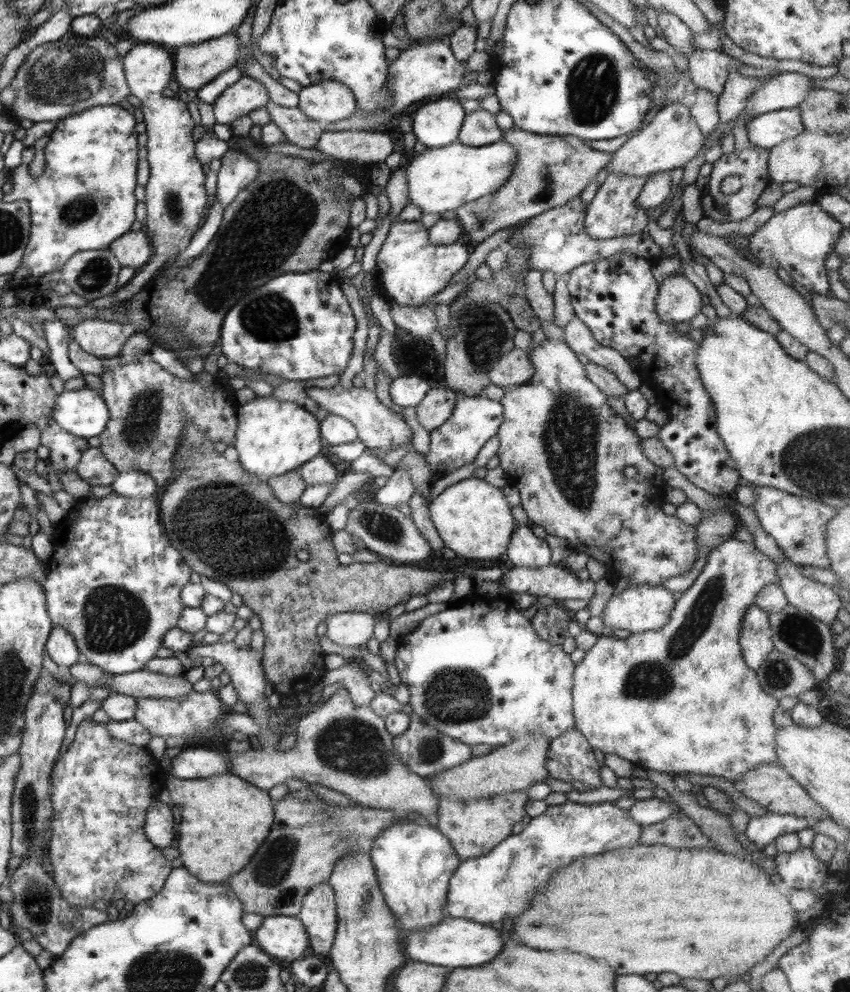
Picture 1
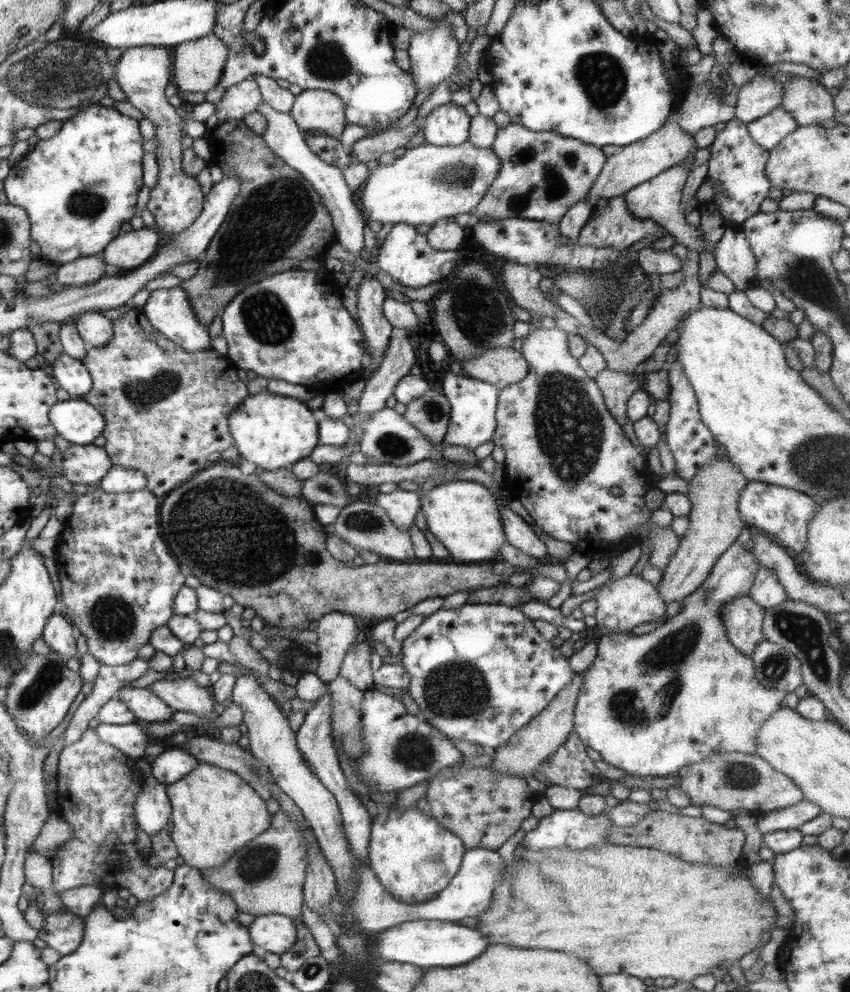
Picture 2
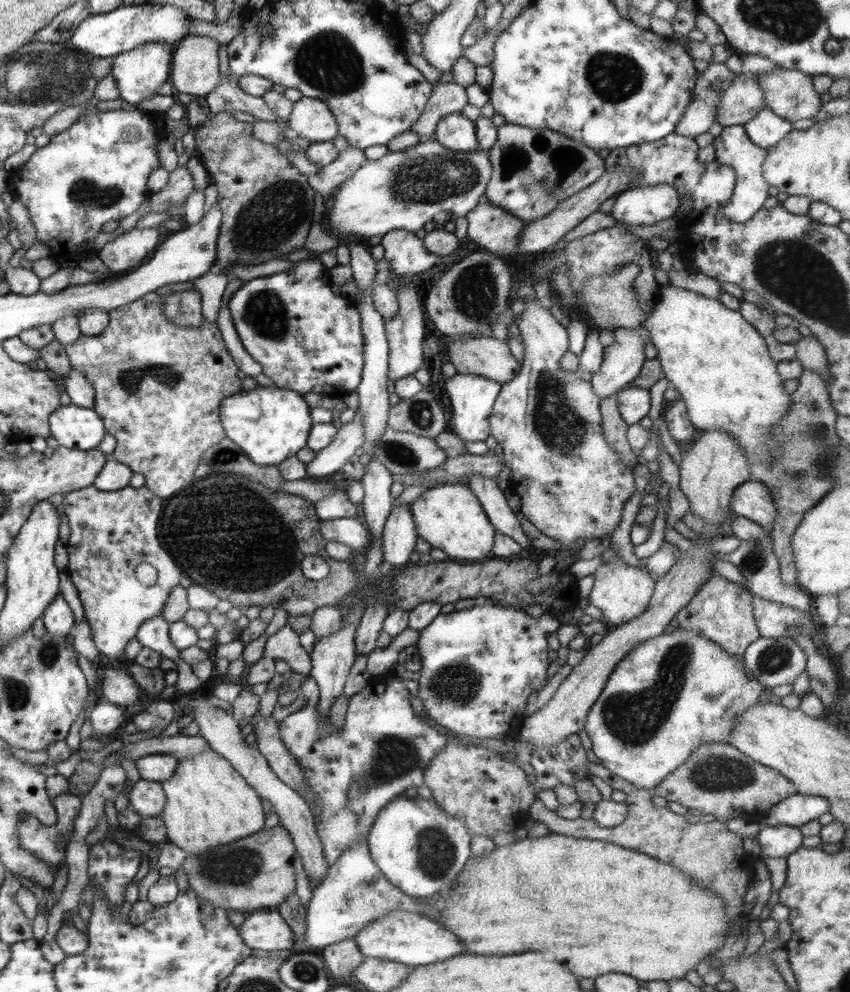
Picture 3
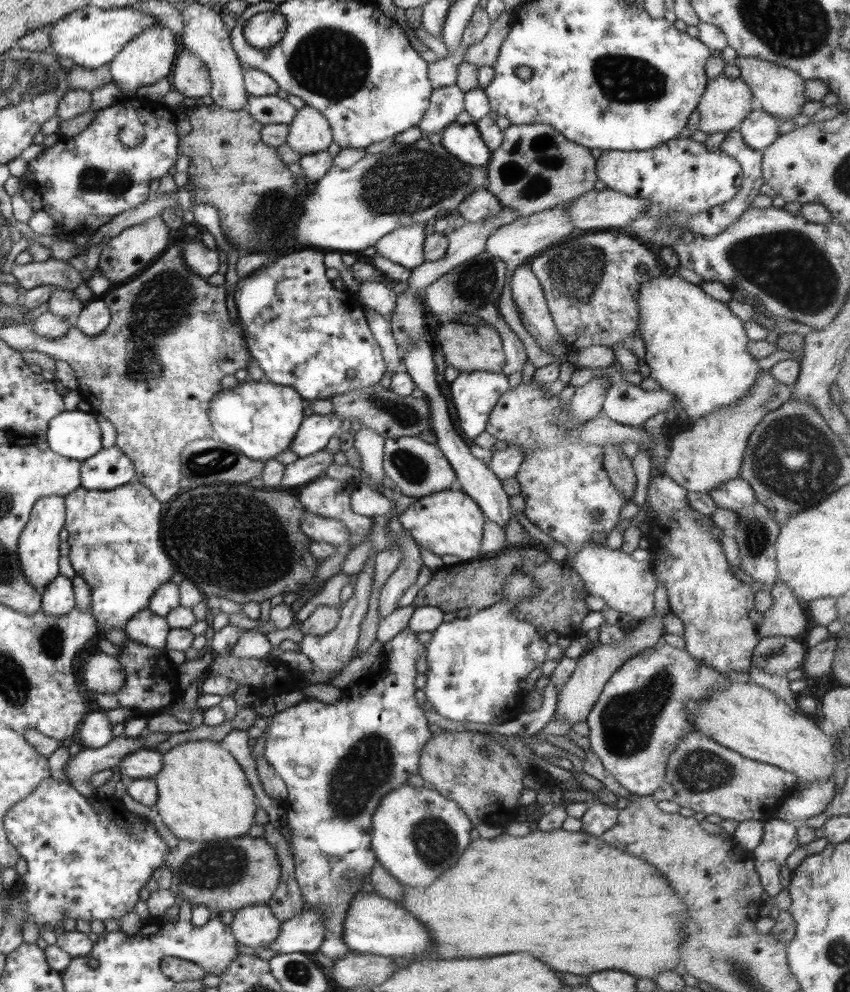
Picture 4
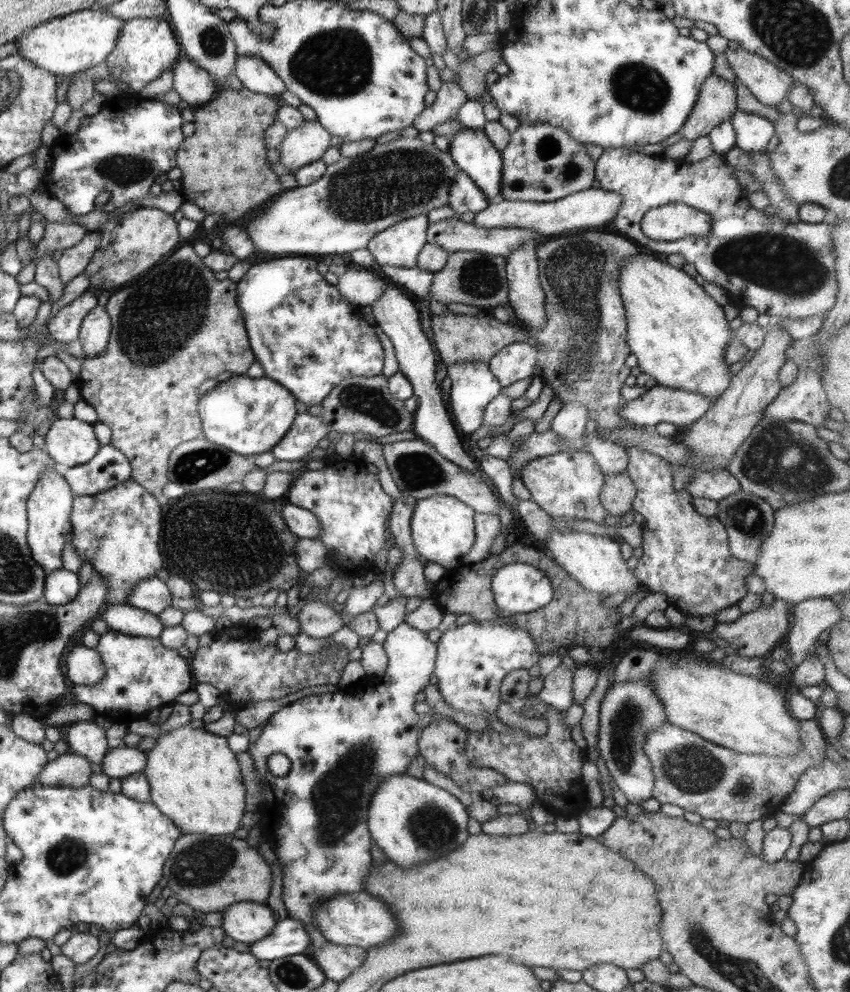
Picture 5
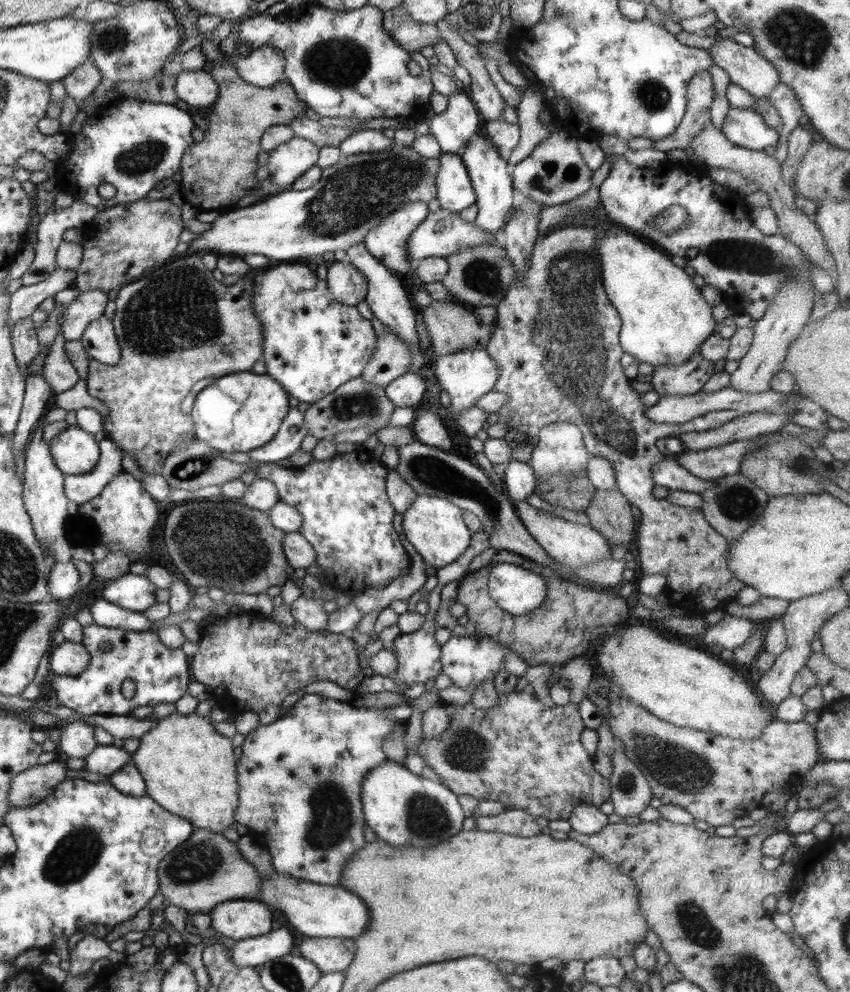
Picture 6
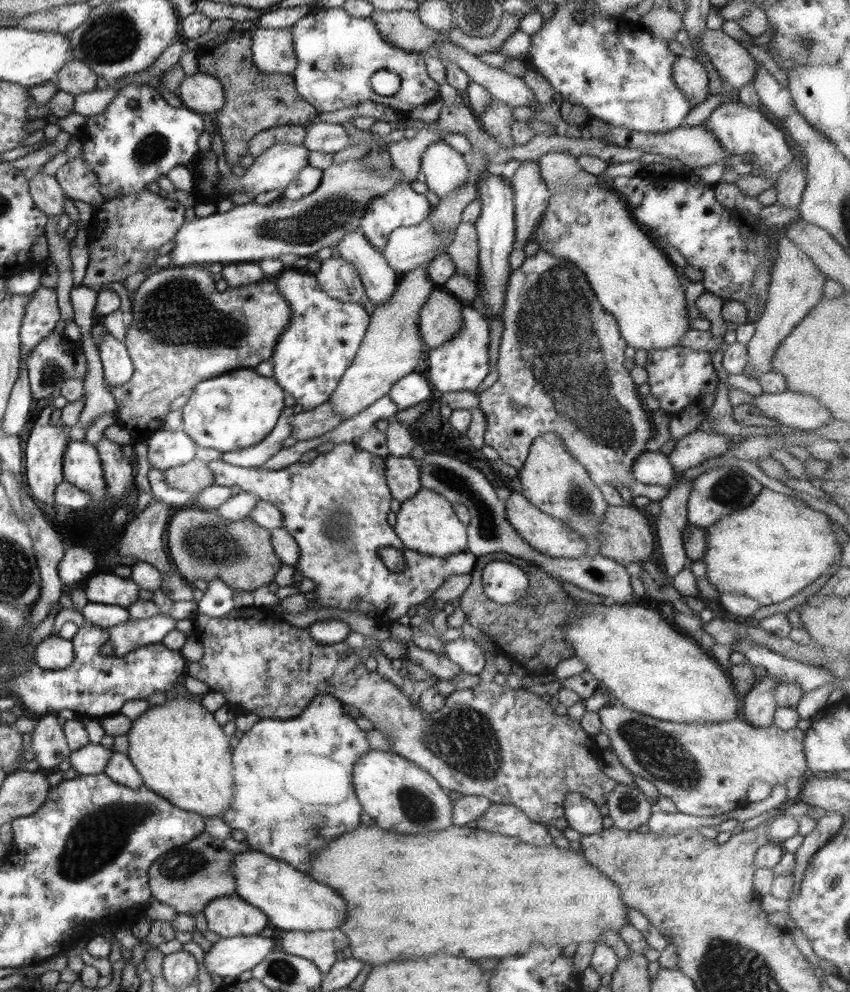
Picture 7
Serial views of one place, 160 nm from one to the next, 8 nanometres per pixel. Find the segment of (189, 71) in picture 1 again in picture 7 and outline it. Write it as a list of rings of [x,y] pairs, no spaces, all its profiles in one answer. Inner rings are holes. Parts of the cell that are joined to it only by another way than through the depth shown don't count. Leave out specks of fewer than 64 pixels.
[[[200,71],[186,75],[176,95],[185,108],[196,113],[218,113],[226,104],[222,83],[215,76]]]

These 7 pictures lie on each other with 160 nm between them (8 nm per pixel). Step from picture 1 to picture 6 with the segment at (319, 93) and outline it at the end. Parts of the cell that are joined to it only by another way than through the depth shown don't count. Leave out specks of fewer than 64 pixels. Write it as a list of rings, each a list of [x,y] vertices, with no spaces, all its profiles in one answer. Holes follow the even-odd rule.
[[[295,137],[270,152],[268,174],[283,190],[290,188],[312,166],[317,166],[320,147],[310,140]]]

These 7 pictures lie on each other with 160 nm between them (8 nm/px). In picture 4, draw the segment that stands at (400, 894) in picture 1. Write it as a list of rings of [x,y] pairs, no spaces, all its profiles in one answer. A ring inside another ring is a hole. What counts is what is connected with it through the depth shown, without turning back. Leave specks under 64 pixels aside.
[[[406,783],[382,797],[371,826],[372,851],[380,864],[400,884],[426,888],[458,859],[470,844],[471,820],[464,811],[437,790]]]

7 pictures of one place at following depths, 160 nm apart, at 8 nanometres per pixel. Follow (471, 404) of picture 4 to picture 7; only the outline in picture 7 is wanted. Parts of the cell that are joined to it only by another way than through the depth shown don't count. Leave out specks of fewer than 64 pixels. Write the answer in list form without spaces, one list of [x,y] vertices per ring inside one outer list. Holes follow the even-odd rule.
[[[471,303],[462,307],[463,327],[459,333],[438,348],[428,350],[428,368],[426,378],[437,394],[458,391],[475,391],[490,373],[488,354],[491,349],[489,322],[487,318],[474,309]]]

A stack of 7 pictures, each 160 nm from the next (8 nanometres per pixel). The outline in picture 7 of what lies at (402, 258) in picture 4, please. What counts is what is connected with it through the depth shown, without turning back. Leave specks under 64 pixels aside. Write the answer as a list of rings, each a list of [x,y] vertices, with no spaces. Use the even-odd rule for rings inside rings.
[[[403,180],[390,192],[375,196],[373,201],[367,206],[364,216],[361,218],[359,232],[364,234],[366,240],[376,249],[382,252],[388,242],[390,234],[401,227],[418,226],[429,216],[431,205],[424,194],[419,194],[410,187],[408,181]]]

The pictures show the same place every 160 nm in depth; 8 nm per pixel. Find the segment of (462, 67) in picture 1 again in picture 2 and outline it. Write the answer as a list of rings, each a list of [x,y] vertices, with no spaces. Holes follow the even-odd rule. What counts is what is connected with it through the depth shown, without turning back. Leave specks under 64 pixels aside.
[[[443,18],[433,19],[433,21],[438,21],[439,24],[435,24],[433,28],[428,30],[412,33],[407,49],[410,59],[409,73],[413,74],[418,93],[429,88],[436,89],[438,84],[442,84],[446,78],[453,78],[457,70],[457,58],[461,42],[454,38],[449,24]]]

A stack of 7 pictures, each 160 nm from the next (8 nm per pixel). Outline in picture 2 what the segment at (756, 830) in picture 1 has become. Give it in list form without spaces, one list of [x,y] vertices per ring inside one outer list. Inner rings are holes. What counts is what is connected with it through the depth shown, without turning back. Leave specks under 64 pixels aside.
[[[802,799],[794,806],[768,811],[762,819],[758,816],[757,827],[763,835],[780,830],[796,830],[800,829],[803,824],[816,820],[821,813],[820,806]]]

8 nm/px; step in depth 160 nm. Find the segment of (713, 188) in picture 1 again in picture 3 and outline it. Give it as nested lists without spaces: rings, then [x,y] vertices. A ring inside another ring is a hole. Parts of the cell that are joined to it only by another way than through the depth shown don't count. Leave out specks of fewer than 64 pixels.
[[[742,125],[726,126],[722,134],[713,138],[715,162],[734,168],[736,183],[733,195],[723,208],[726,216],[737,223],[748,222],[763,206],[768,196],[770,185],[762,176],[762,166],[765,164],[767,149],[752,143]]]

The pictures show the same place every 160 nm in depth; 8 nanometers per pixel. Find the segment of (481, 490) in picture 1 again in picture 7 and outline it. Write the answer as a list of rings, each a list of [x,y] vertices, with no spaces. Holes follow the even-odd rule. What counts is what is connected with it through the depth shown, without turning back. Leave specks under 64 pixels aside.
[[[428,488],[401,503],[394,530],[407,549],[426,556],[444,558],[467,550],[467,524],[458,518],[447,498]]]

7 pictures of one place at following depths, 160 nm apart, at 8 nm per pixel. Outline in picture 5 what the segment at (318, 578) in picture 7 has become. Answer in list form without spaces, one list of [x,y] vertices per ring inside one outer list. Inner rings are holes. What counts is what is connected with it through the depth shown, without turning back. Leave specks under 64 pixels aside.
[[[358,455],[328,463],[321,470],[304,469],[298,472],[287,490],[285,502],[314,513],[322,525],[320,539],[329,550],[334,565],[350,578],[366,572],[376,572],[374,556],[382,548],[395,544],[386,531],[386,518],[393,508],[392,497],[380,485],[378,477],[366,469],[366,461]],[[386,540],[390,542],[386,546]]]

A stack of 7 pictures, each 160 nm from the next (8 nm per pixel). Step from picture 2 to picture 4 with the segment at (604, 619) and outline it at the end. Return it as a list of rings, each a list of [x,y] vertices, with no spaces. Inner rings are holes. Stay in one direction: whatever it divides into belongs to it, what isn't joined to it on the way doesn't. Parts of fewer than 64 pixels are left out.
[[[589,541],[572,558],[568,558],[567,564],[580,576],[586,591],[601,598],[606,607],[610,607],[622,614],[629,614],[632,623],[644,618],[650,618],[655,612],[655,592],[657,591],[654,574],[651,573],[650,560],[638,561],[632,555],[623,553],[621,549],[610,550],[603,544]]]

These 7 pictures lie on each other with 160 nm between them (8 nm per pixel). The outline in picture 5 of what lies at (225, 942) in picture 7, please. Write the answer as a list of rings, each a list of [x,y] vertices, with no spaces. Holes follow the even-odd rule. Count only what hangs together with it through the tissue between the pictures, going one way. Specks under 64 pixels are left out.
[[[288,916],[278,921],[266,938],[250,944],[249,953],[260,960],[270,961],[293,954],[303,954],[312,939],[302,923]]]

